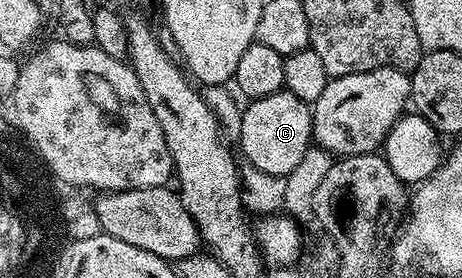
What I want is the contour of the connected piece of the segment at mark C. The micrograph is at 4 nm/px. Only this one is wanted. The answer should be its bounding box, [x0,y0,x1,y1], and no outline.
[237,89,313,176]

